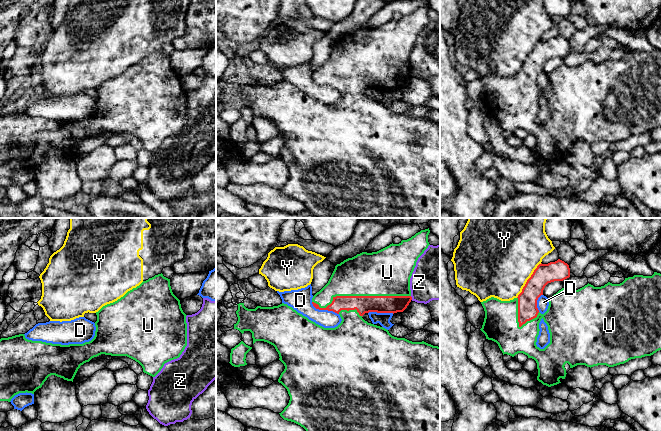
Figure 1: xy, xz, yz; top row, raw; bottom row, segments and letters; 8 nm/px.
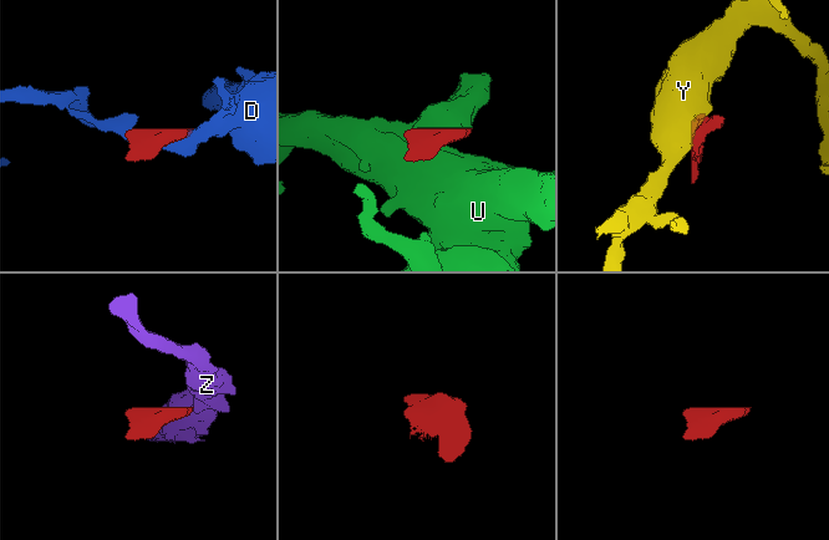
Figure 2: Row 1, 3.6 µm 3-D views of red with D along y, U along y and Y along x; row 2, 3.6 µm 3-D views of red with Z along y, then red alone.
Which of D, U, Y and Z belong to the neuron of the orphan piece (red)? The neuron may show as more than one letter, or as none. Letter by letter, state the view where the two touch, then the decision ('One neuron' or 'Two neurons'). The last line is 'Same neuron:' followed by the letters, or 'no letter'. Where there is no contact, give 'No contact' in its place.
D: Touches red in xz. Two neurons
U: Touches red in xz. One neuron
Y: Touches red in yz. Two neurons
Z: Touches red in xz. Two neurons
Same neuron: U

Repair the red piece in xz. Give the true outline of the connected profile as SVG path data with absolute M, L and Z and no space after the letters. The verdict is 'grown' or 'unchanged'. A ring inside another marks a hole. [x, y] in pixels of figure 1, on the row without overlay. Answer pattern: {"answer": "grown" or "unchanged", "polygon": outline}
{"answer": "grown", "polygon": "M429 4L421 6L411 14L402 16L399 20L392 19L377 28L362 28L335 42L328 59L312 74L312 80L316 85L333 87L340 91L342 97L335 104L324 104L284 79L273 83L257 82L255 85L246 84L244 79L237 80L238 86L236 90L238 97L234 100L234 105L239 106L242 110L245 107L250 107L253 120L256 117L264 117L273 121L279 130L279 136L285 142L278 158L287 165L290 176L284 186L279 189L280 192L284 196L294 198L303 203L306 209L317 218L440 218L440 123L424 117L412 118L405 114L394 113L387 105L368 99L362 94L365 89L369 88L394 90L403 88L407 84L412 76L410 54L418 34L430 21L428 18L429 9Z"}

